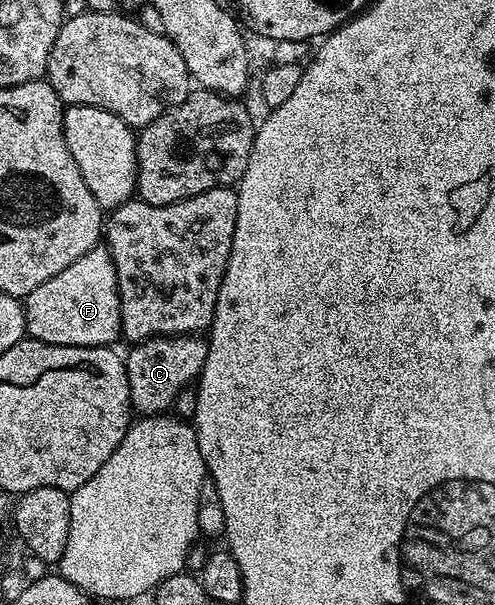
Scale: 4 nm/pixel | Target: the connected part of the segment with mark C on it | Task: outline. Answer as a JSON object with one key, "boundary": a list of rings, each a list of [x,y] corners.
{"boundary":[[[194,334],[147,338],[125,354],[131,405],[140,415],[162,414],[172,409],[175,397],[188,389],[205,368],[207,342]]]}

